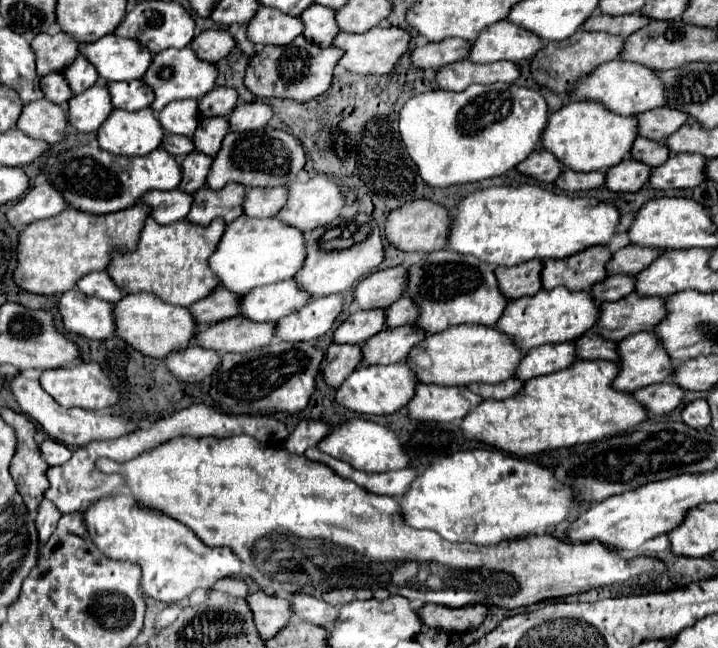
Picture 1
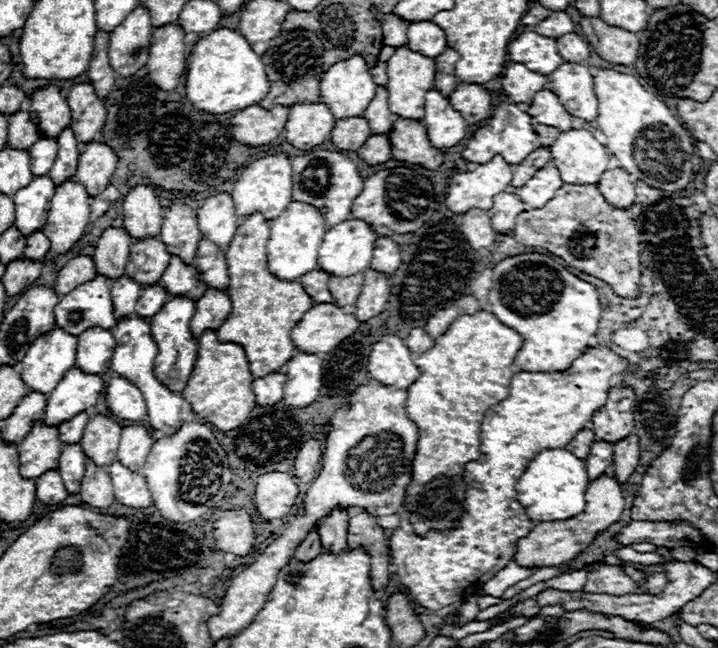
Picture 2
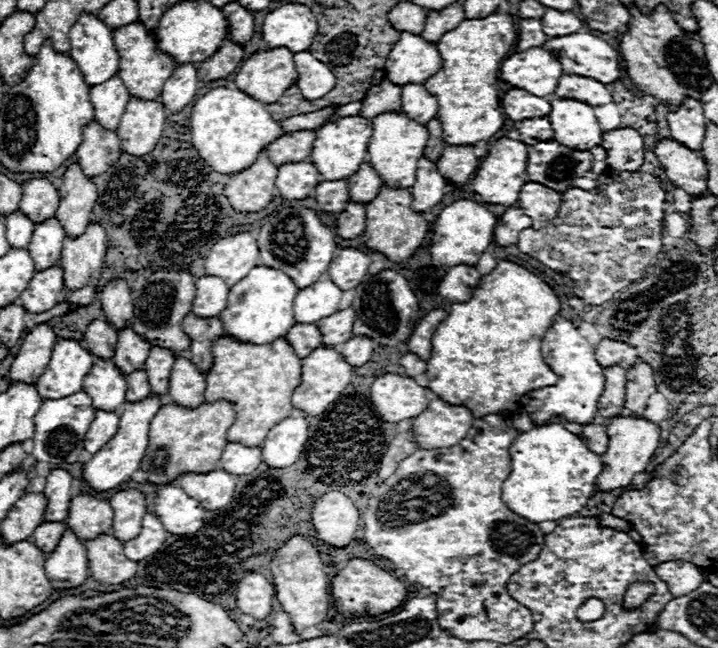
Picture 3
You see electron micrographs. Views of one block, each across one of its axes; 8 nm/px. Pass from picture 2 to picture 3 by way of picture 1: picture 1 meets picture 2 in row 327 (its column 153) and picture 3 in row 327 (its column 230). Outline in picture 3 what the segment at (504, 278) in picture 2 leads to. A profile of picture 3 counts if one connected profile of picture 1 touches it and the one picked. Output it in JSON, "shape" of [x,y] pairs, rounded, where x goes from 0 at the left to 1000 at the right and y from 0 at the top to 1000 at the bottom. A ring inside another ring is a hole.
{"shape":[[[777,491],[769,500],[769,506],[760,512],[755,525],[755,549],[758,559],[769,568],[769,574],[774,574],[777,593],[741,602],[724,614],[727,633],[741,645],[747,657],[766,651],[772,642],[780,642],[802,654],[819,654],[827,648],[833,636],[830,620],[836,614],[836,605],[841,602],[841,568],[830,559],[827,540],[830,537],[805,515],[805,509],[794,494]]]}

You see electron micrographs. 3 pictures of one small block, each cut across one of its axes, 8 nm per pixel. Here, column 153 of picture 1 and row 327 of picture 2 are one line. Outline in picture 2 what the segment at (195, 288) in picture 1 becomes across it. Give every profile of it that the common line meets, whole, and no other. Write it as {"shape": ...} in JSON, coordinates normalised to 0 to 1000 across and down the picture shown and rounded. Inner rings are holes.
{"shape":[[[354,327],[351,333],[340,336],[323,373],[318,377],[315,404],[320,420],[318,454],[323,463],[323,481],[318,485],[318,494],[301,509],[309,528],[331,528],[340,537],[348,574],[354,580],[384,574],[407,552],[412,537],[407,531],[404,509],[437,469],[415,432],[387,432],[373,420],[373,358],[373,340],[362,327]]]}

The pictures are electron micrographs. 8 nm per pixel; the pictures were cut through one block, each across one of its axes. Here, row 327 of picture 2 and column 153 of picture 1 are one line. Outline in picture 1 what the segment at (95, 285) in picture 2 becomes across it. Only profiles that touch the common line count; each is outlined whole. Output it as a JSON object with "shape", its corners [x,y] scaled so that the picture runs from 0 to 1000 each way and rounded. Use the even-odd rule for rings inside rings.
{"shape":[[[259,71],[253,77],[237,74],[237,77],[228,77],[228,80],[217,83],[209,105],[198,117],[198,127],[214,139],[214,157],[209,160],[209,170],[223,173],[240,154],[262,154],[262,151],[273,154],[273,151],[284,148],[287,142],[292,142],[301,133],[298,130],[301,117],[304,117],[304,111],[301,111],[298,99],[276,93],[270,86],[267,74]]]}

